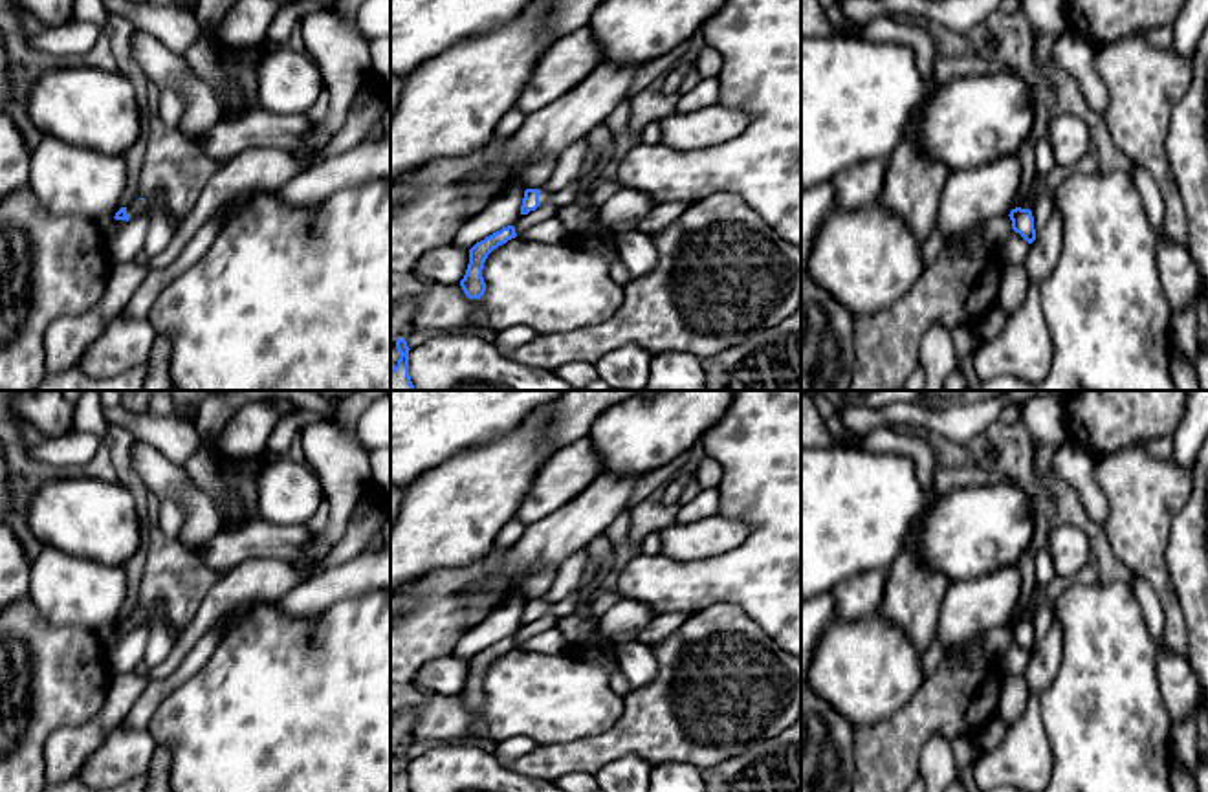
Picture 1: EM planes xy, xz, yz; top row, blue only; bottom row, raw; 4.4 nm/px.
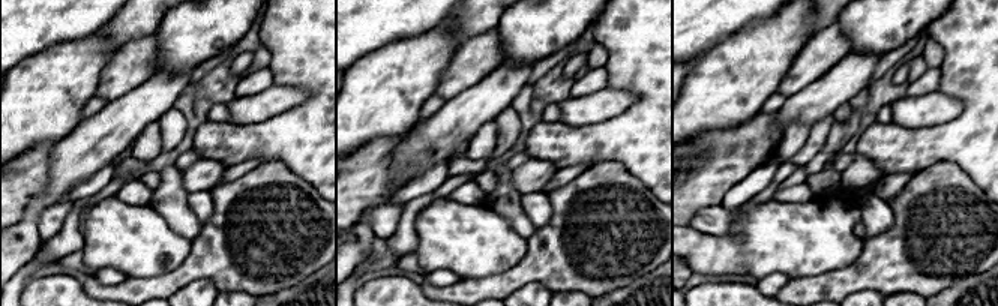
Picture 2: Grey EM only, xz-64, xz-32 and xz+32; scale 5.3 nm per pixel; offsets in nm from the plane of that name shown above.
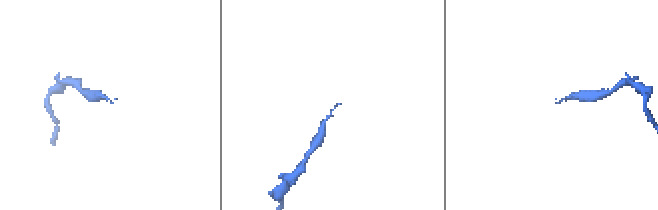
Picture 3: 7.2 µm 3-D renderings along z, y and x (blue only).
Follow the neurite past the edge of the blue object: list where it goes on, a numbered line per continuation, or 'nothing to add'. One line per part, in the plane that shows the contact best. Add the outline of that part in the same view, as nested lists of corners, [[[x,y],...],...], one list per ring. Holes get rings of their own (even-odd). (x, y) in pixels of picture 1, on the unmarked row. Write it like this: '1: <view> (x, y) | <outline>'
1: xz (574, 602) | [[[588,561],[585,566],[585,572],[583,572],[581,588],[577,592],[566,596],[565,600],[557,601],[557,603],[541,601],[539,612],[541,614],[552,614],[555,618],[565,618],[565,616],[570,616],[577,610],[581,610],[585,607],[581,590],[587,588],[594,581],[596,574],[598,574],[598,565]]]

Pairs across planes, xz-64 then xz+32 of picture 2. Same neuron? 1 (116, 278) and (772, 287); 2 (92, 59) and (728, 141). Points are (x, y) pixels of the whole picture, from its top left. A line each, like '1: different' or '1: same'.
1: same
2: different

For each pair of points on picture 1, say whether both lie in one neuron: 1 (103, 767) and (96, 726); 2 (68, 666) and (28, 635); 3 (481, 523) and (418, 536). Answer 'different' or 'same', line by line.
1: different
2: same
3: same

